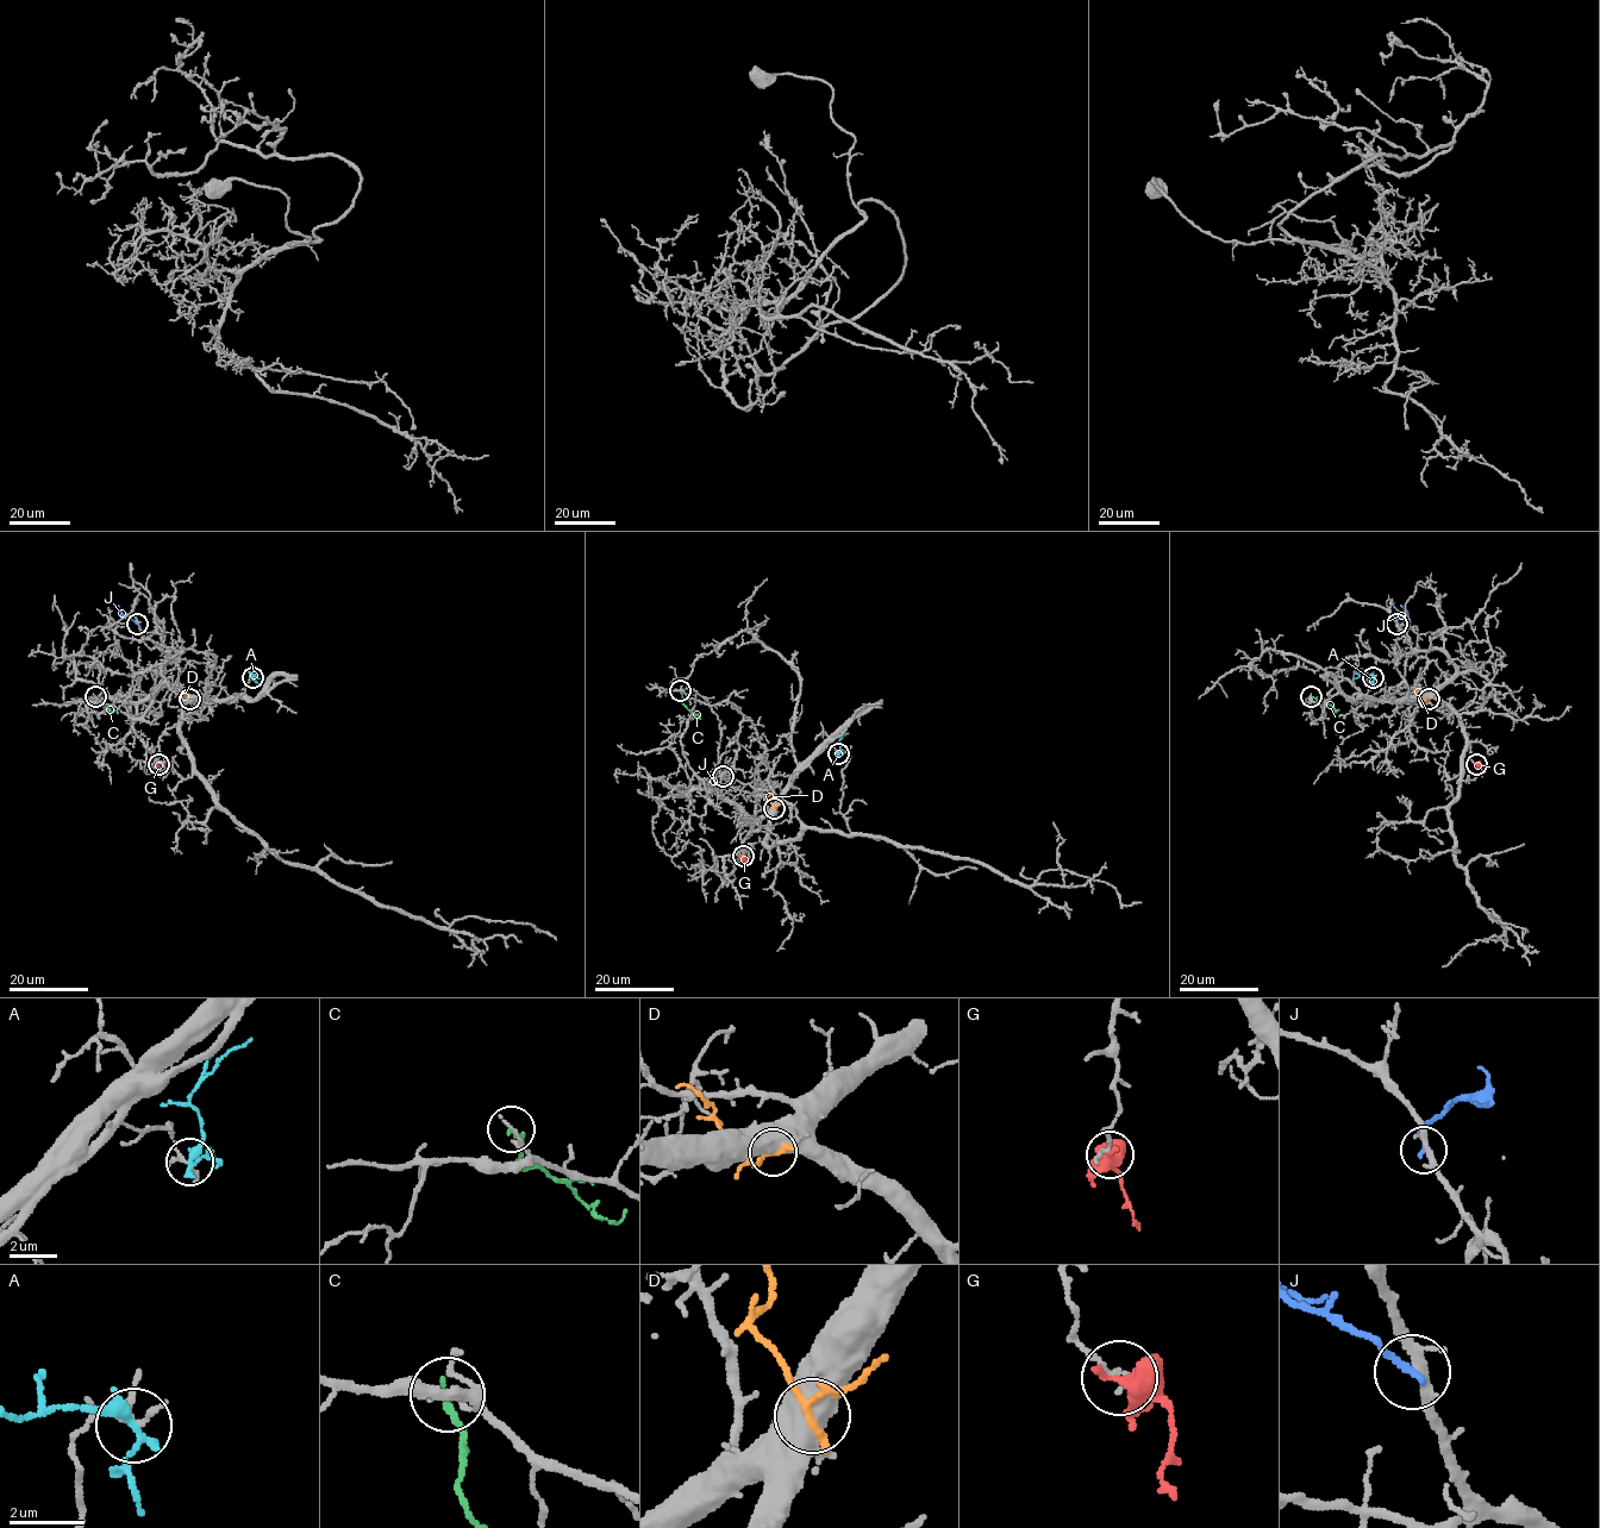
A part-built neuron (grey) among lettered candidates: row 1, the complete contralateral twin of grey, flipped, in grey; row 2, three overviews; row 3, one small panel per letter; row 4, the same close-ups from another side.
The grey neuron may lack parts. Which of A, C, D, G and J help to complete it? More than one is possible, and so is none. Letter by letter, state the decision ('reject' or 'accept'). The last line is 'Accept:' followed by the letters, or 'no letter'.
A: reject
C: reject
D: reject
G: reject
J: reject
Accept: no letter

